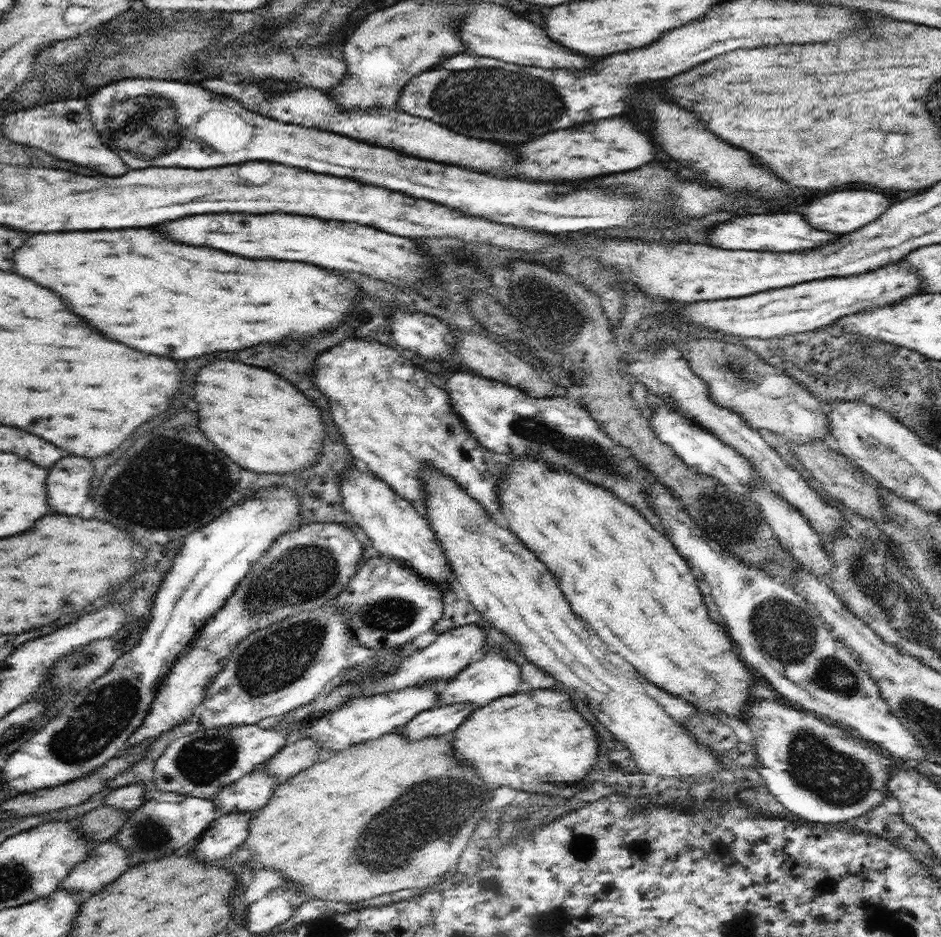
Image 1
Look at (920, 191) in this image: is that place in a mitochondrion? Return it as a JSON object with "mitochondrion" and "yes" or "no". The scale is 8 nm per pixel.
{"mitochondrion":"no"}

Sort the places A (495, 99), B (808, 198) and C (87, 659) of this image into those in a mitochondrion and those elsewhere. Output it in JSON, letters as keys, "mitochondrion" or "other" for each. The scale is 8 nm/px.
{"A":"mitochondrion","B":"other","C":"mitochondrion"}

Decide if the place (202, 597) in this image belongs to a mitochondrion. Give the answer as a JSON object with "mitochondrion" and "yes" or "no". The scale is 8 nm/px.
{"mitochondrion":"no"}

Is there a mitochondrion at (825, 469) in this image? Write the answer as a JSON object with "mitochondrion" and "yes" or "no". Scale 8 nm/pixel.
{"mitochondrion":"no"}

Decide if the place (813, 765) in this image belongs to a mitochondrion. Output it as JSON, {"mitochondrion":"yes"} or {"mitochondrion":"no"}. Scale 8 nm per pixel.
{"mitochondrion":"yes"}

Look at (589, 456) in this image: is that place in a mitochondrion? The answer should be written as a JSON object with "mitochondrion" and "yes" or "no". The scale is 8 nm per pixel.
{"mitochondrion":"yes"}

